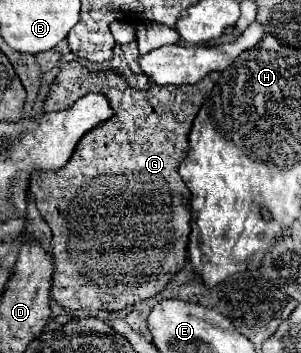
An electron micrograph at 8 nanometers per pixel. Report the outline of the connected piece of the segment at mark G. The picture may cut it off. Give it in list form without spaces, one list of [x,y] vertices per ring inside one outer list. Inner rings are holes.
[[[78,60],[64,64],[44,110],[68,110],[84,94],[100,92],[110,100],[114,118],[90,130],[88,136],[78,142],[64,168],[58,172],[38,172],[32,176],[30,192],[36,198],[38,212],[52,230],[52,258],[56,270],[50,296],[60,306],[68,310],[104,308],[114,312],[156,296],[184,268],[192,210],[190,190],[182,182],[178,166],[190,148],[188,132],[192,122],[218,78],[220,74],[212,72],[192,86],[150,84],[150,90],[132,90],[126,80],[114,72],[90,74]]]

